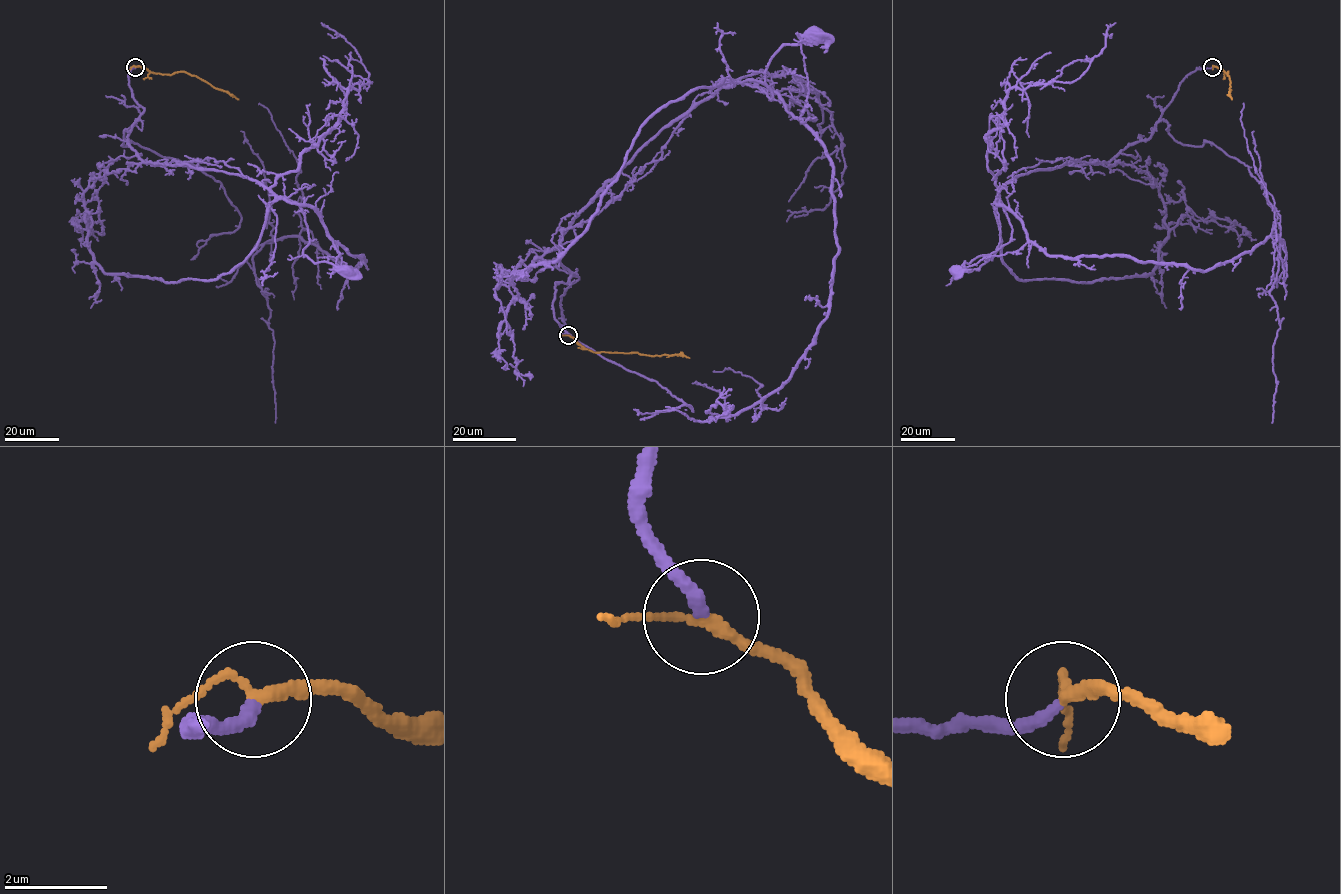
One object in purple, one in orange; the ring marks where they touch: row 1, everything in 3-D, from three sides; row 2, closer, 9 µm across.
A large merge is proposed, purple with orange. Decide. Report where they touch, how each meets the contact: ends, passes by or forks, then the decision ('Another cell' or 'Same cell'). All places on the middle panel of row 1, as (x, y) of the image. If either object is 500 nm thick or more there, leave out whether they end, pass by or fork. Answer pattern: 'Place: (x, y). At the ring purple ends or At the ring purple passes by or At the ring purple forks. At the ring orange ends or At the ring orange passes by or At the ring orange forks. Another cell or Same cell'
Place: (568, 335). At the ring purple ends. At the ring orange passes by. Same cell

